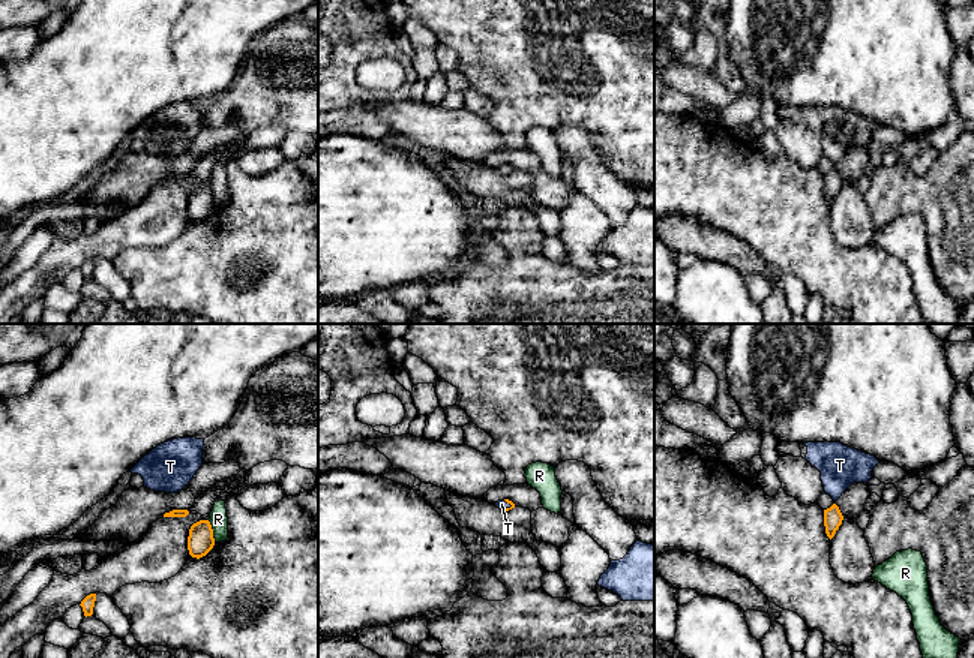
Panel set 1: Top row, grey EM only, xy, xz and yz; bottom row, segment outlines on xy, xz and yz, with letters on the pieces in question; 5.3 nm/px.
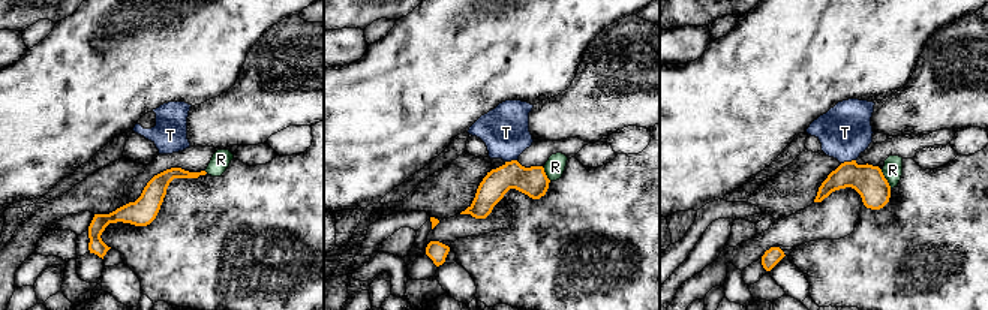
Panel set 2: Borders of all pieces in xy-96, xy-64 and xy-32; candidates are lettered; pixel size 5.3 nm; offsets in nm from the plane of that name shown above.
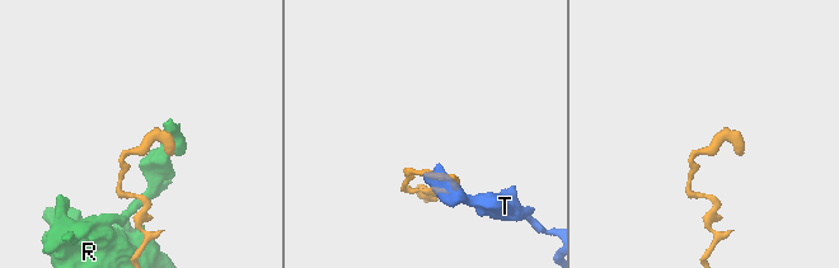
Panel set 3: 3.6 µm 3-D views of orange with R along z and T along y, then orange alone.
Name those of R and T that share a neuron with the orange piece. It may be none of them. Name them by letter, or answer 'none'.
T

